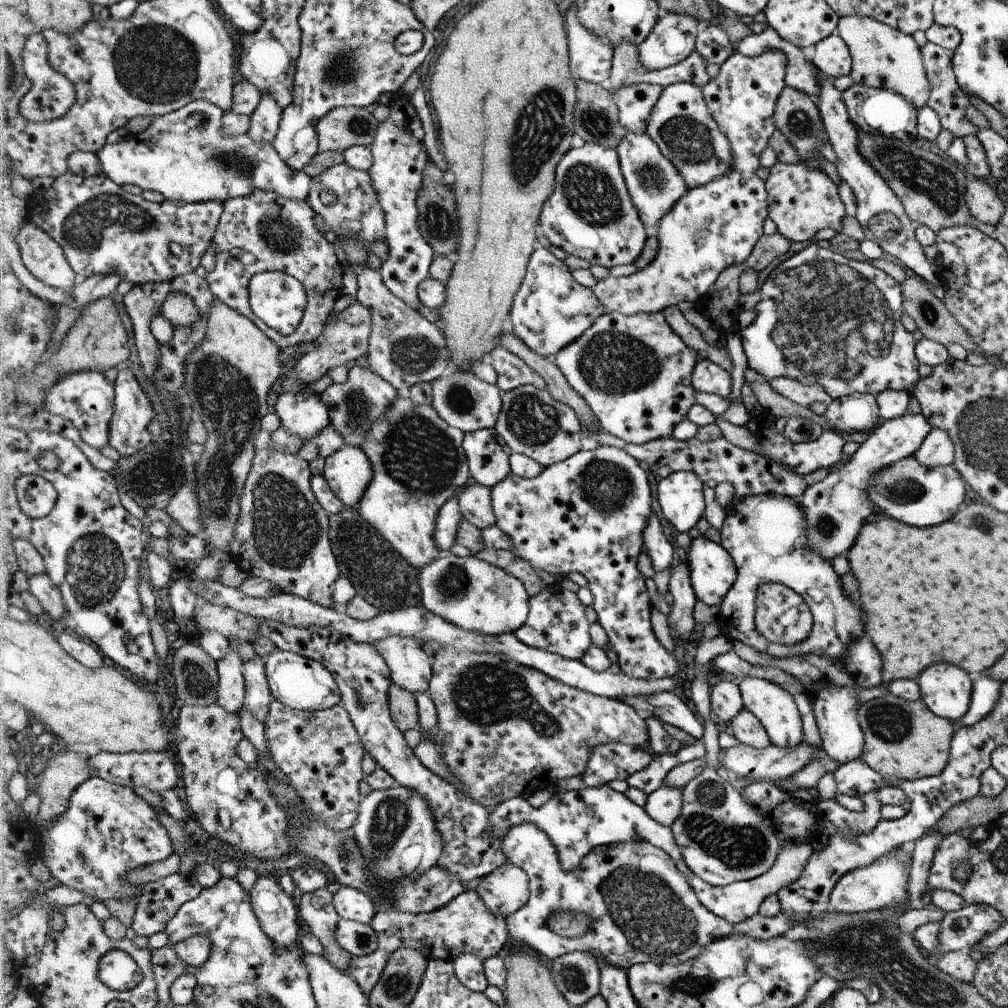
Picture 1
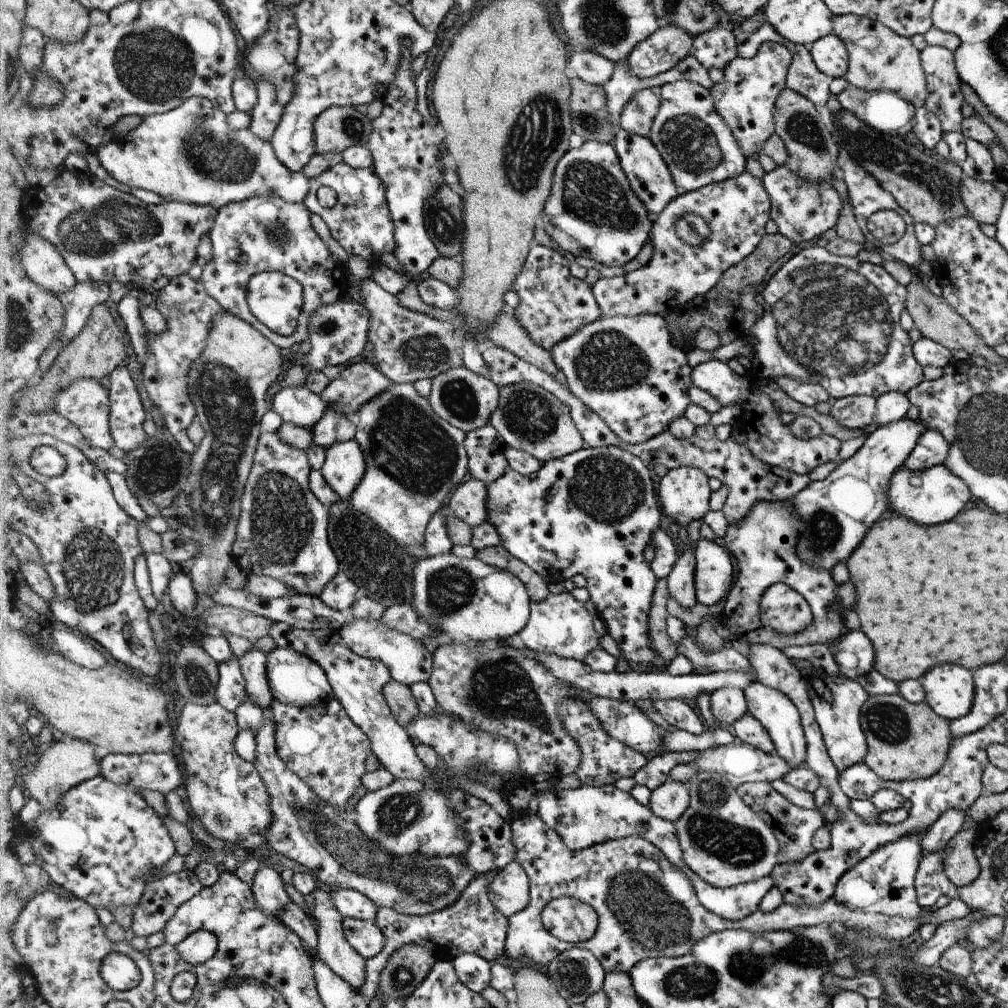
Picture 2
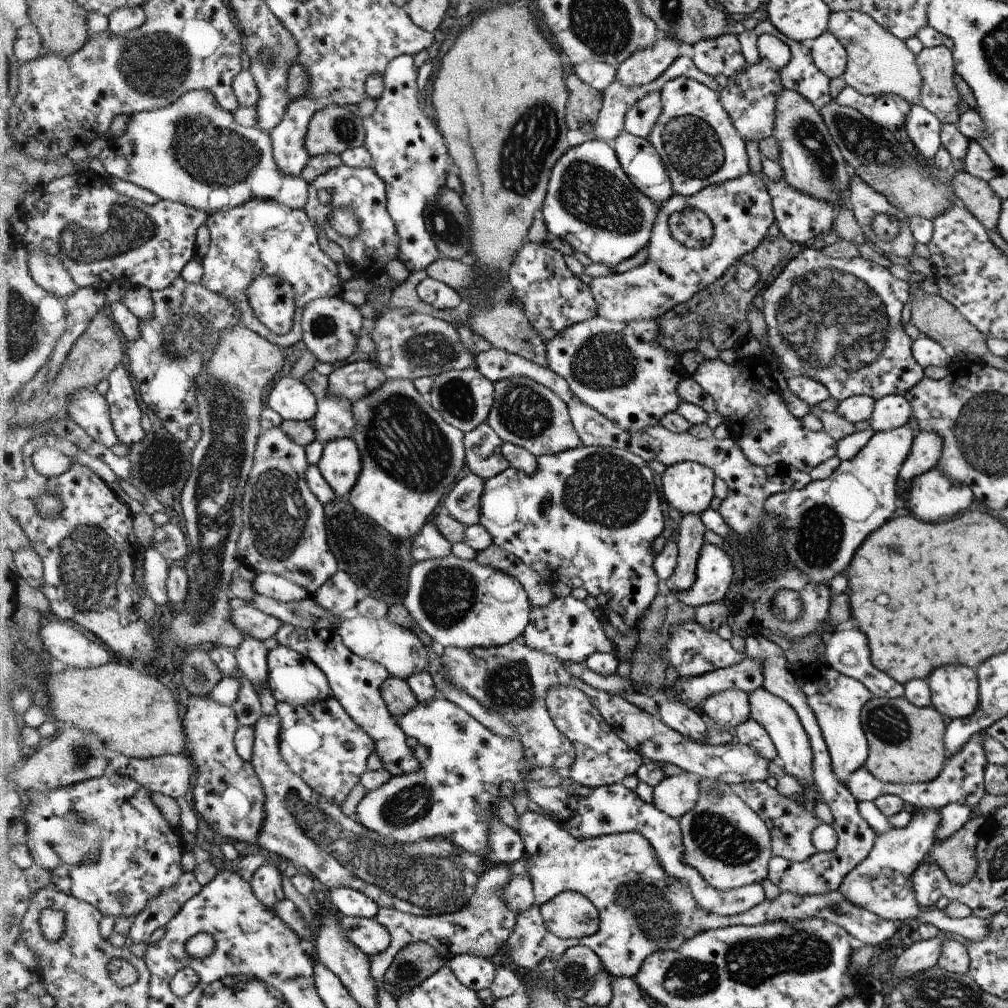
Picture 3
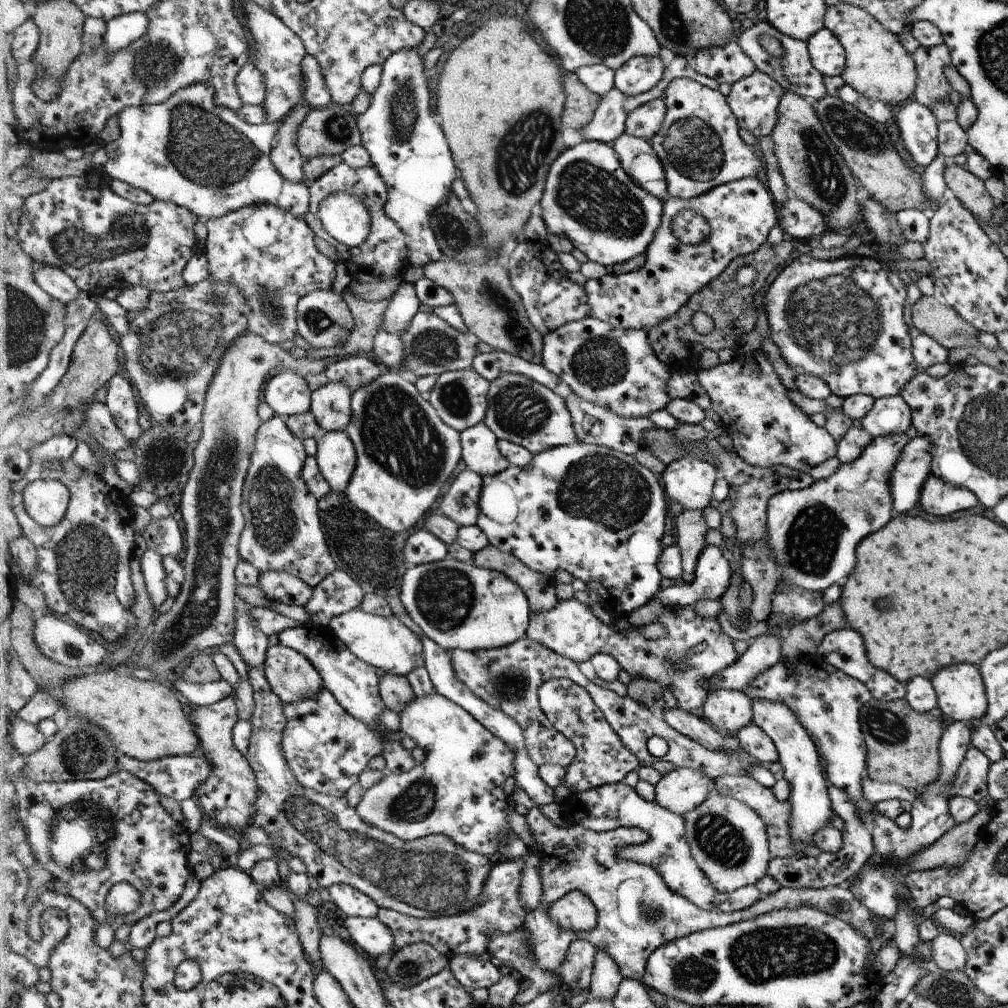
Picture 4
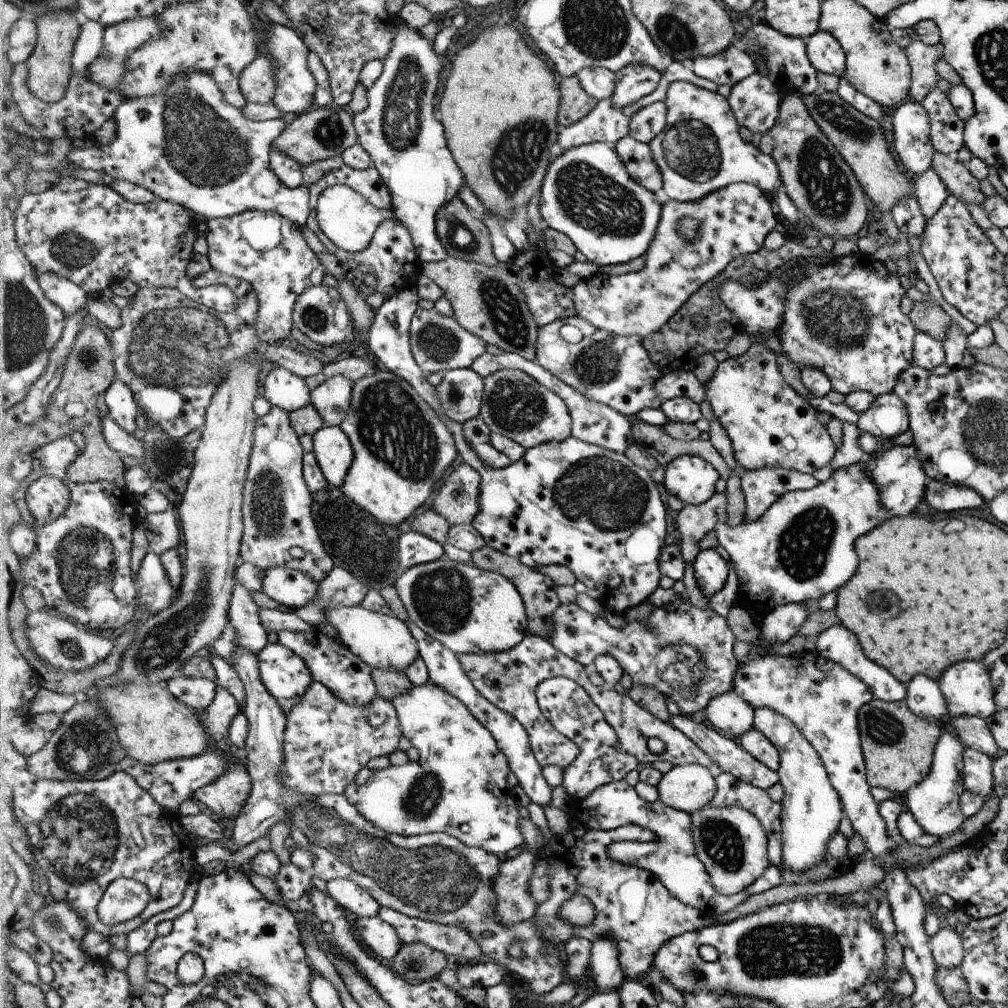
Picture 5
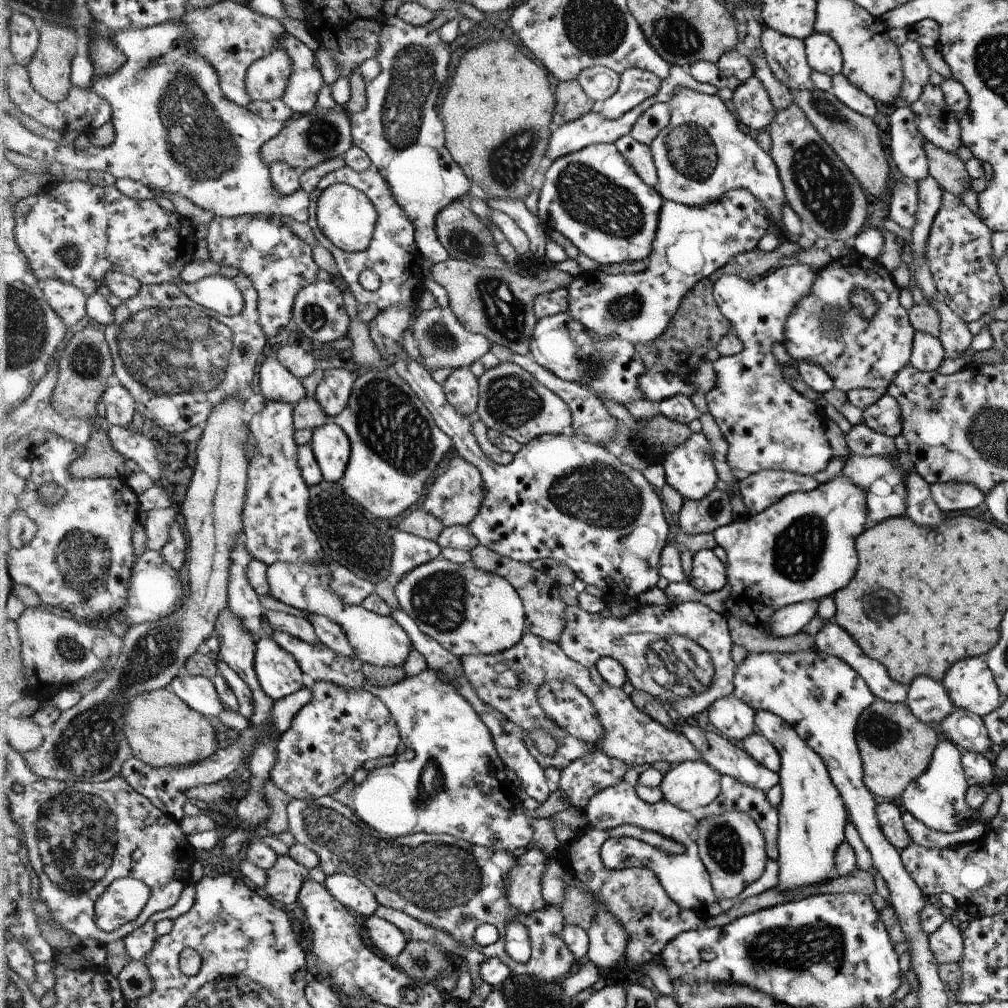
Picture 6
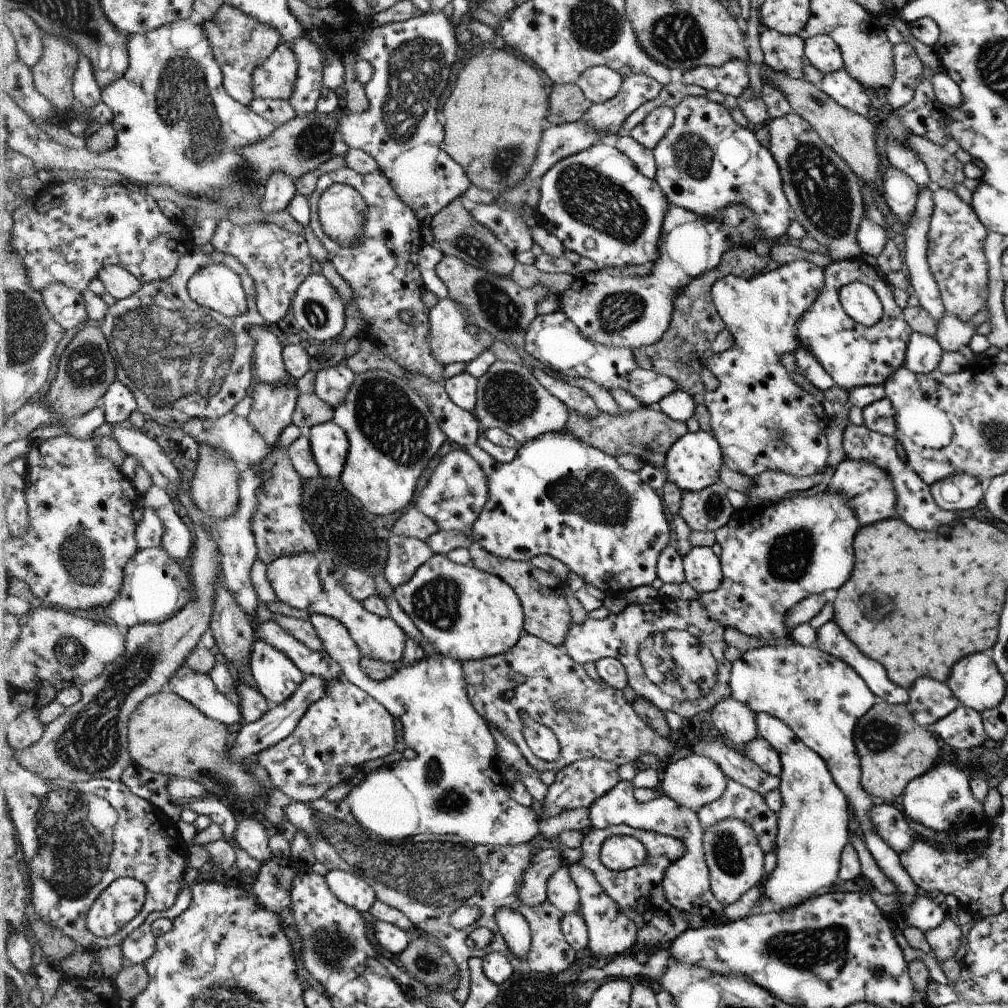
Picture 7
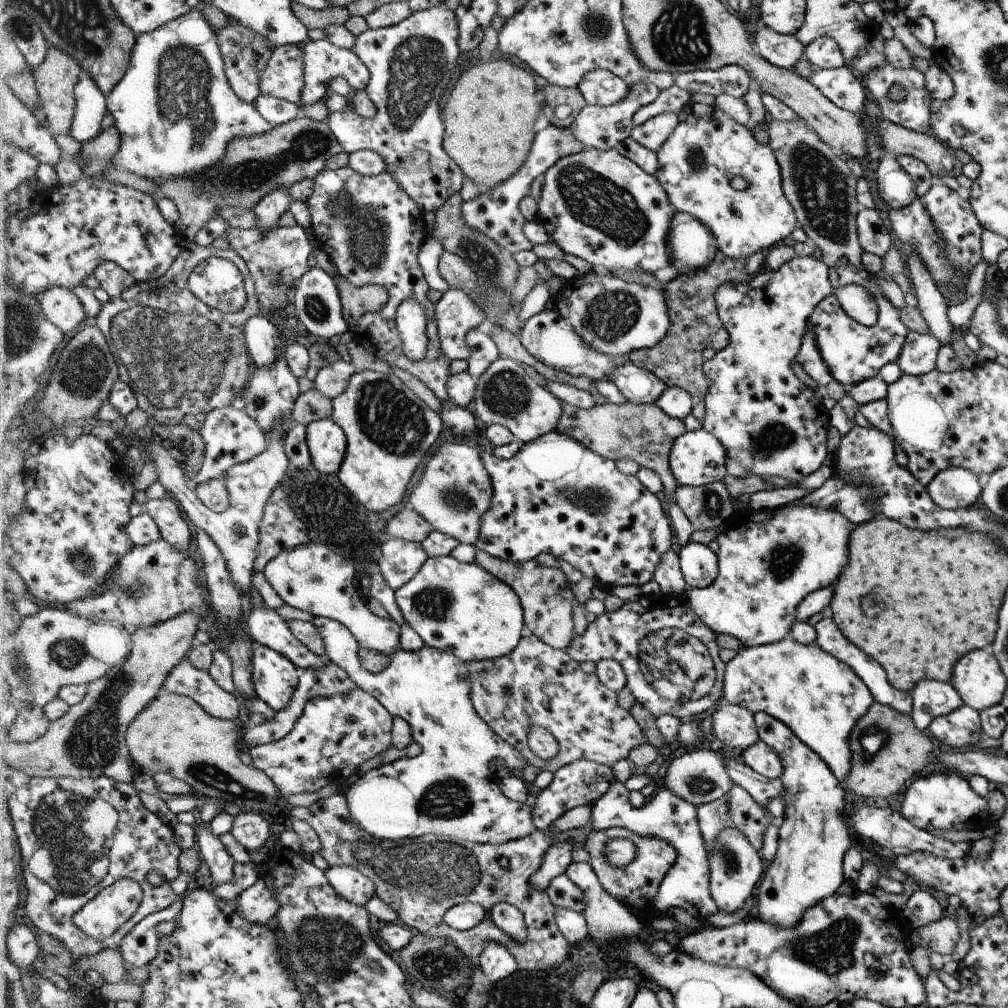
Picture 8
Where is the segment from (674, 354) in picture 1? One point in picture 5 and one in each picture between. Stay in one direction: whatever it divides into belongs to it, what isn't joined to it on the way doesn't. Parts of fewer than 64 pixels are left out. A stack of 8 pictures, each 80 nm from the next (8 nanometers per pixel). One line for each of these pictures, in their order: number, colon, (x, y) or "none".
2: (628, 370)
3: (621, 369)
4: (617, 369)
5: (613, 370)

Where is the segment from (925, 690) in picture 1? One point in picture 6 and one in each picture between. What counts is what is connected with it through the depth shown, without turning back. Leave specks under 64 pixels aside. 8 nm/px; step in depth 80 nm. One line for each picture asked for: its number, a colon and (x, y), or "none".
2: (950, 690)
3: (954, 688)
4: (961, 693)
5: (967, 688)
6: (972, 685)

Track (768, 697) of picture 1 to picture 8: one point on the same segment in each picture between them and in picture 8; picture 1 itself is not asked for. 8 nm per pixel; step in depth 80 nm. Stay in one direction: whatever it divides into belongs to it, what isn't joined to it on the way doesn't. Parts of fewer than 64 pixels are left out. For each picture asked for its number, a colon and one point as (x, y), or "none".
2: (781, 718)
3: (778, 717)
4: (811, 804)
5: (812, 810)
6: (812, 815)
7: (812, 825)
8: (813, 839)

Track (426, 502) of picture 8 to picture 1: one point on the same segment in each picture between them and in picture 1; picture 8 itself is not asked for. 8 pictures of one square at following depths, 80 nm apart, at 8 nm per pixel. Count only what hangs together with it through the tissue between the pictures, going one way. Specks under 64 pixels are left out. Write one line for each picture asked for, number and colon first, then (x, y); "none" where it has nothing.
1: (475, 500)
2: (468, 503)
3: (464, 502)
4: (461, 503)
5: (457, 501)
6: (455, 498)
7: (456, 493)

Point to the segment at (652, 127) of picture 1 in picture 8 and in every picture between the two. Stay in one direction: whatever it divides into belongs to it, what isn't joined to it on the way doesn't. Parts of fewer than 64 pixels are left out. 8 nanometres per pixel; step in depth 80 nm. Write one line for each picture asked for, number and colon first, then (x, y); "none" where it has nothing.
2: (700, 148)
3: (694, 135)
4: (698, 143)
5: (700, 150)
6: (701, 155)
7: (706, 161)
8: (707, 148)

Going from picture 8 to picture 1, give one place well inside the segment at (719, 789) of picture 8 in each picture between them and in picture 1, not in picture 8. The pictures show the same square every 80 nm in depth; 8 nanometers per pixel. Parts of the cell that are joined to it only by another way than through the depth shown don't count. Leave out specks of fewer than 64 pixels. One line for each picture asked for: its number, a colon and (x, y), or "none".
1: (664, 805)
2: (669, 801)
3: (676, 795)
4: (682, 790)
5: (688, 788)
6: (692, 786)
7: (694, 781)

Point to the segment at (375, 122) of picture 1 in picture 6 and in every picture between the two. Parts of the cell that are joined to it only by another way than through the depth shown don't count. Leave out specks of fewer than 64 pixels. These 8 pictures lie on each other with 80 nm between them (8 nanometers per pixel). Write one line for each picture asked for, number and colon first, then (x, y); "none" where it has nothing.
2: (340, 127)
3: (336, 128)
4: (331, 130)
5: (322, 133)
6: (307, 140)

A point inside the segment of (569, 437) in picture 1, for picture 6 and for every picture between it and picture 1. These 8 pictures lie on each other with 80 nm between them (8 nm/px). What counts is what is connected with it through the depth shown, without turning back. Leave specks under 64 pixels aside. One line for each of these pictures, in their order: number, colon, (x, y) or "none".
2: (529, 418)
3: (526, 414)
4: (522, 411)
5: (515, 406)
6: (513, 402)

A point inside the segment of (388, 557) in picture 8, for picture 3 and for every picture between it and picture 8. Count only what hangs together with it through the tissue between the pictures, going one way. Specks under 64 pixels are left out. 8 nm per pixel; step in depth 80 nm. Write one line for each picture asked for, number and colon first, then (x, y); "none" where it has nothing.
3: (430, 544)
4: (423, 546)
5: (413, 549)
6: (409, 551)
7: (406, 554)

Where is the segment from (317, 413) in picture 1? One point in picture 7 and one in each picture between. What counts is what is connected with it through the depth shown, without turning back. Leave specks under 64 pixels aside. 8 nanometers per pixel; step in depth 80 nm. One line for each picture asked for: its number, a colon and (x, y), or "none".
2: (300, 406)
3: (292, 399)
4: (287, 394)
5: (282, 388)
6: (275, 383)
7: (269, 367)

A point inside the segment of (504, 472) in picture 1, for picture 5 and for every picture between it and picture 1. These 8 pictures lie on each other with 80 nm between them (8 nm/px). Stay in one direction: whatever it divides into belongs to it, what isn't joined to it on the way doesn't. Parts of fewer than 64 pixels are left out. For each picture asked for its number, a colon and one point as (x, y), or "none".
2: (486, 448)
3: (484, 456)
4: (481, 453)
5: (478, 435)

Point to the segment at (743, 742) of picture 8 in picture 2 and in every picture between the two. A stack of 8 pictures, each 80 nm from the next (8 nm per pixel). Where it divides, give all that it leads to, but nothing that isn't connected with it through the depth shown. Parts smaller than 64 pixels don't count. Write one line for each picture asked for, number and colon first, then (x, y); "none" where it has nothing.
2: (728, 704)
3: (729, 708)
4: (731, 709)
5: (733, 716)
6: (735, 720)
7: (733, 720)

